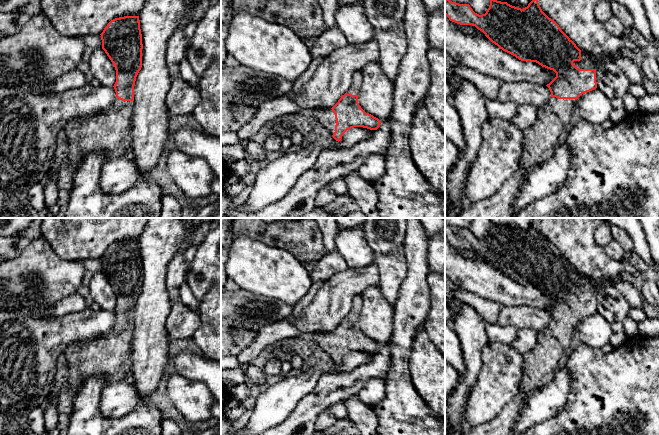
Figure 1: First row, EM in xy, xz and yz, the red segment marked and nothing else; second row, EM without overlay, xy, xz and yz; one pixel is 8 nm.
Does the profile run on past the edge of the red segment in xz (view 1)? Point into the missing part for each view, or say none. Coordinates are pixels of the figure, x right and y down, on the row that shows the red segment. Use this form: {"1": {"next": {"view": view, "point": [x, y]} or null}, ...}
{"1": {"next": {"view": "xz", "point": [326, 116]}}}

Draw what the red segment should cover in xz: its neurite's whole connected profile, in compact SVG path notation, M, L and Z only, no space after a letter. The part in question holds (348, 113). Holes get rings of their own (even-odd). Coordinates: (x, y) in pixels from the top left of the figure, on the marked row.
M356 72L348 91L330 109L313 110L321 124L329 130L336 141L341 141L343 134L354 127L377 130L381 121L366 113L358 103L358 92L362 85L362 72Z

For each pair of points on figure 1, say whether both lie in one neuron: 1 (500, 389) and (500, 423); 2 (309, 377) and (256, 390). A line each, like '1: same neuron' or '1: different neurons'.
1: different neurons
2: different neurons

